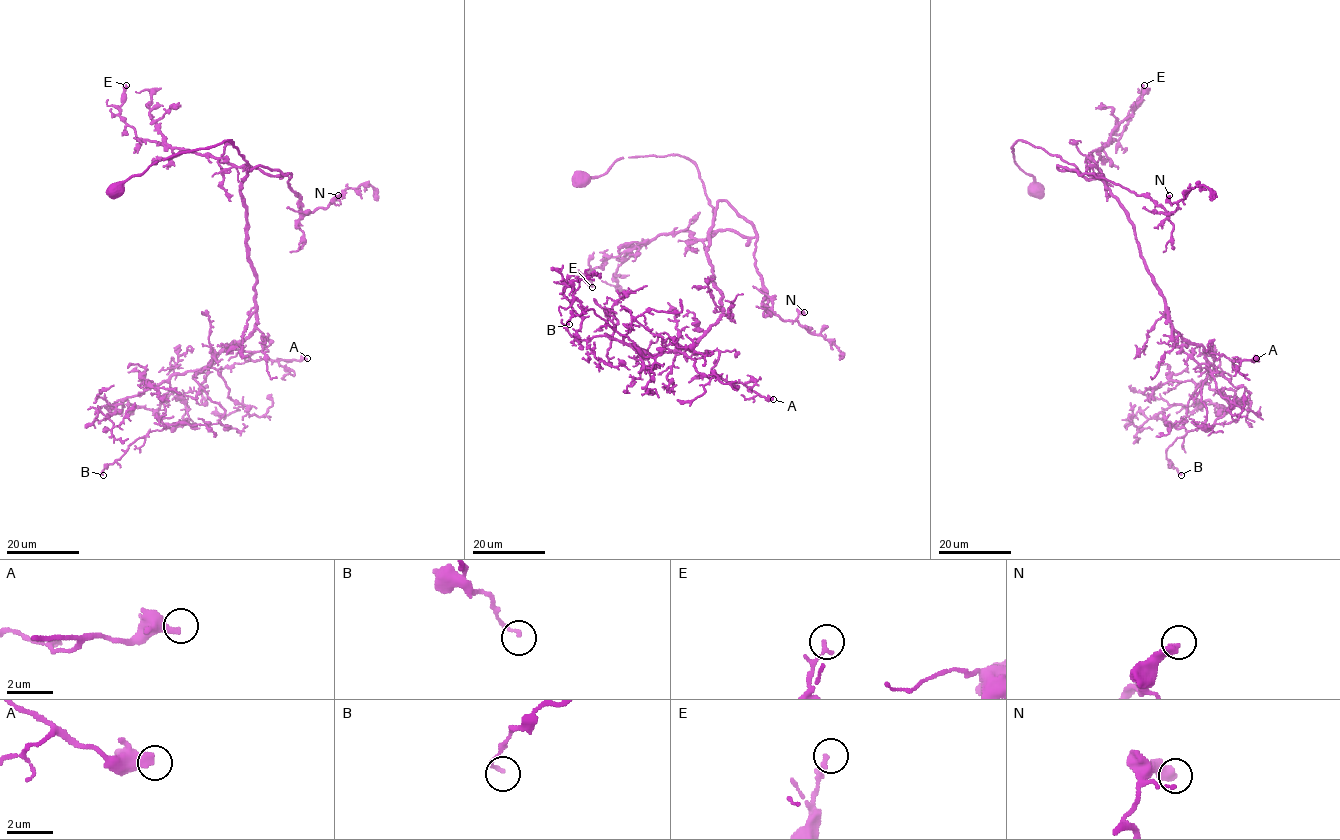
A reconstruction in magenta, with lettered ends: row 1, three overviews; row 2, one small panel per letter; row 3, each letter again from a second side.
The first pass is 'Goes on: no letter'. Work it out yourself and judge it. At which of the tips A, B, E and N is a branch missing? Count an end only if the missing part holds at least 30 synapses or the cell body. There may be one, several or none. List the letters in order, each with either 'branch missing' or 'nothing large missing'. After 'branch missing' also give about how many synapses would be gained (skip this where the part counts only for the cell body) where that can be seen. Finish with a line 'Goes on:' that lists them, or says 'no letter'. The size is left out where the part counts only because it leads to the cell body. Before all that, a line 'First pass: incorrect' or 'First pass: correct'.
First pass: correct
A: nothing large missing
B: nothing large missing
E: nothing large missing
N: nothing large missing
Goes on: no letter

